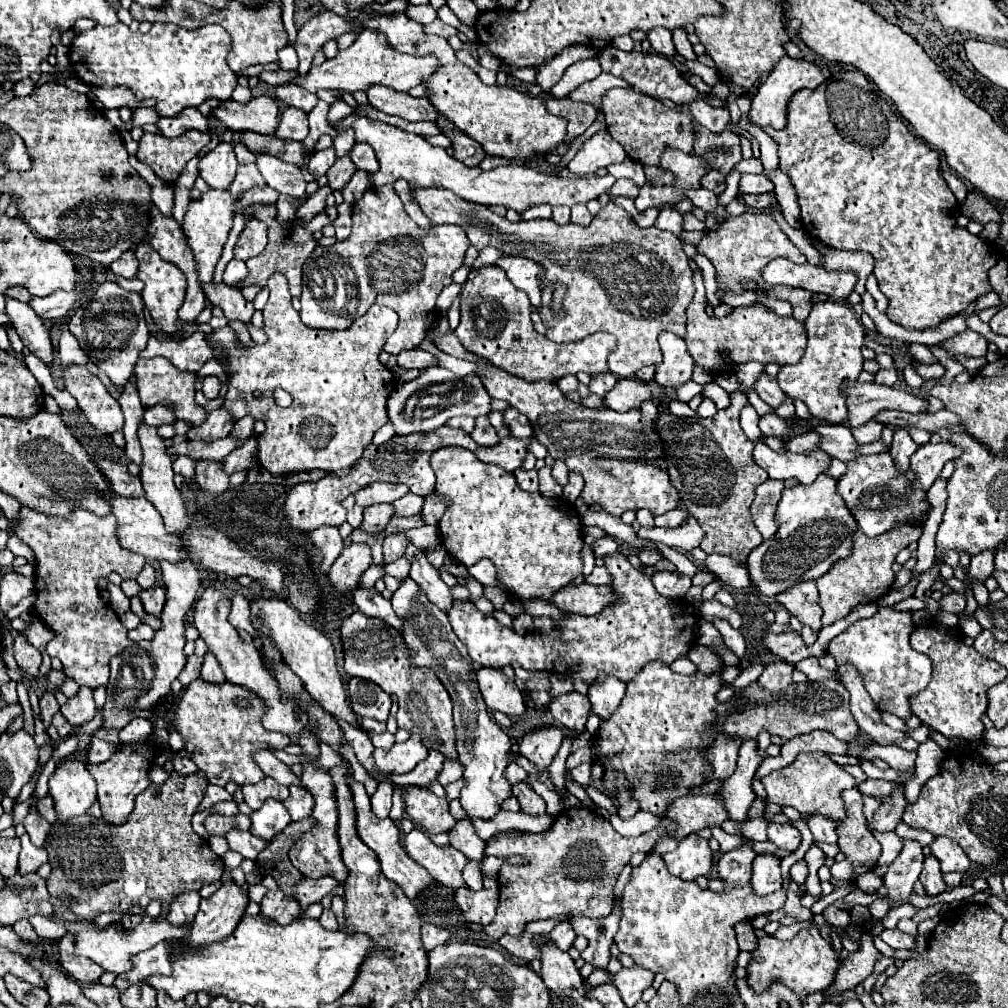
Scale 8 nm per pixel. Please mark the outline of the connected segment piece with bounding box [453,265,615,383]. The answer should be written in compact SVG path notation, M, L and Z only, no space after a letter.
M495 265L471 269L461 289L461 323L453 333L467 351L489 359L493 365L525 381L545 379L555 383L569 373L609 373L607 355L615 349L615 335L607 333L595 333L571 343L555 343L537 333L531 321L531 303L527 293L519 291Z

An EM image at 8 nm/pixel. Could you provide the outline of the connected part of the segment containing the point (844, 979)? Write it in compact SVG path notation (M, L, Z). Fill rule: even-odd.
M863 935L859 941L859 949L849 953L847 959L841 961L835 981L829 987L829 991L845 991L855 989L859 983L863 983L875 969L875 963L879 961L881 953L873 947L871 935Z

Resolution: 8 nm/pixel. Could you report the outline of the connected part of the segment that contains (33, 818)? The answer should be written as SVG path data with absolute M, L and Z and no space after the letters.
M31 807L31 811L29 811L29 815L25 817L23 825L25 825L31 841L33 841L37 847L45 847L45 839L47 839L49 831L51 831L51 823L47 823L43 817L39 817L37 811Z

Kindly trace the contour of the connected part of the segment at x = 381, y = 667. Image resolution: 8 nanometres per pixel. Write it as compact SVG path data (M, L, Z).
M355 611L341 625L341 639L345 649L345 671L351 677L363 677L377 683L385 693L395 695L399 703L397 725L407 733L417 733L423 739L423 745L443 753L447 759L457 761L457 743L455 743L455 725L451 715L451 699L447 689L439 683L433 671L411 667L405 649L401 647L401 635L393 627L387 627L381 619L365 617Z

